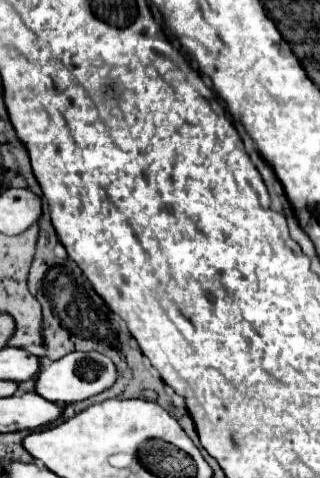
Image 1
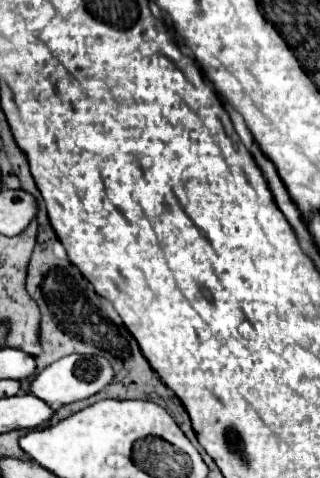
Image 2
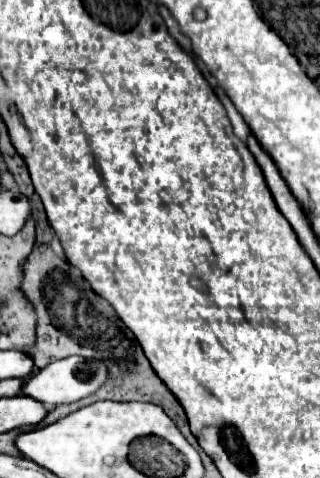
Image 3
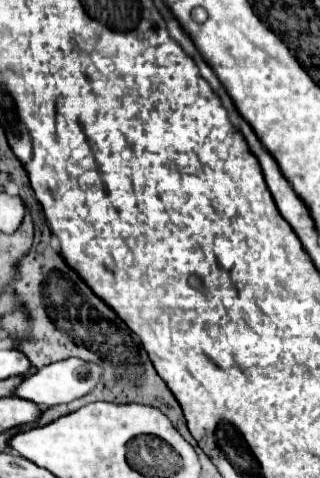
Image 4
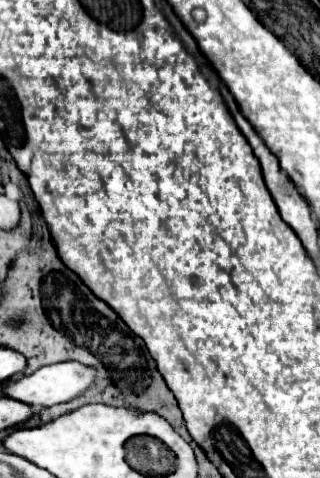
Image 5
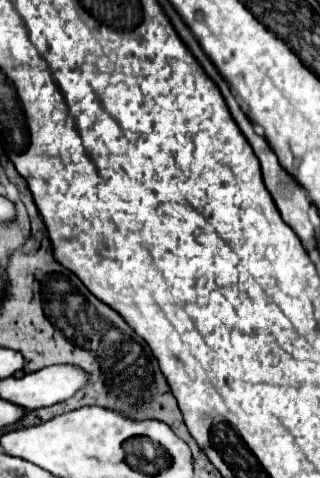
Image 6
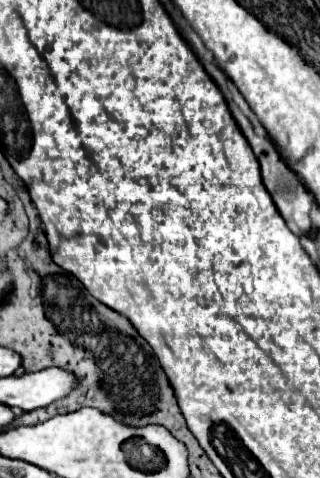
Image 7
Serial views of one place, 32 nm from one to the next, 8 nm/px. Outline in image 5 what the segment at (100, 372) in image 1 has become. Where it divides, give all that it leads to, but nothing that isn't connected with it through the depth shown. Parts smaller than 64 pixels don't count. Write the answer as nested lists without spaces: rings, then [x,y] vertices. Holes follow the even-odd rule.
[[[68,360],[68,362],[58,362],[58,364],[44,366],[44,368],[36,370],[34,374],[24,376],[22,380],[8,384],[4,392],[6,392],[6,396],[28,402],[36,408],[48,408],[48,406],[54,406],[54,404],[70,402],[76,396],[84,394],[94,384],[94,380],[96,380],[96,368],[94,366],[86,366],[78,360]]]

